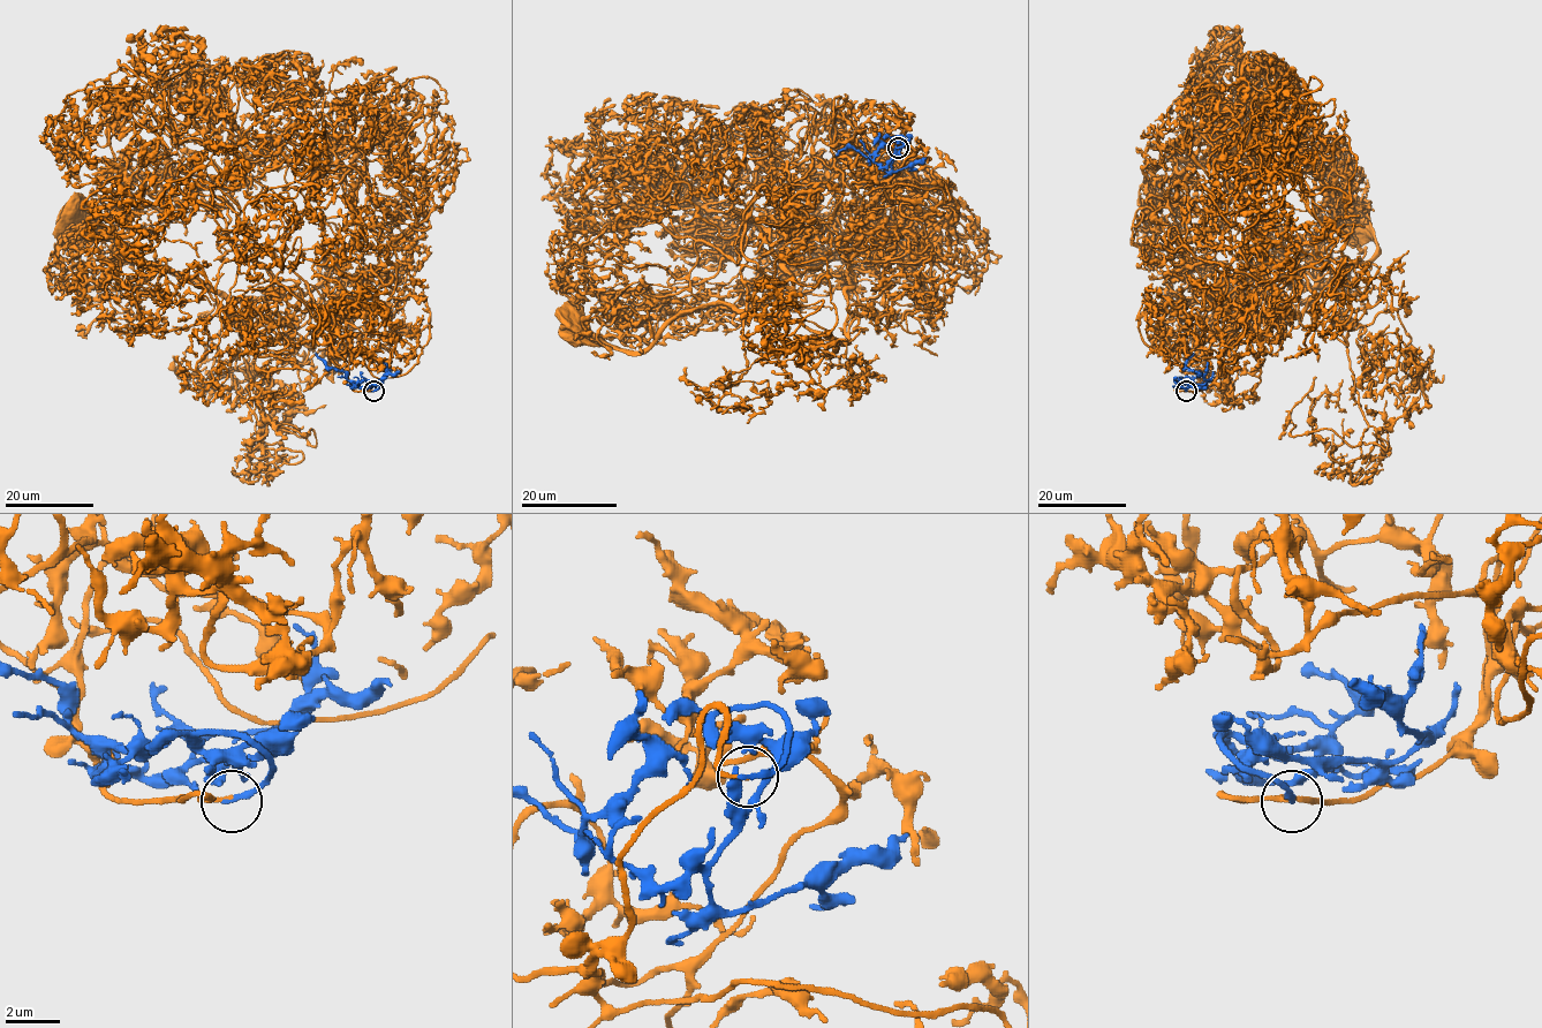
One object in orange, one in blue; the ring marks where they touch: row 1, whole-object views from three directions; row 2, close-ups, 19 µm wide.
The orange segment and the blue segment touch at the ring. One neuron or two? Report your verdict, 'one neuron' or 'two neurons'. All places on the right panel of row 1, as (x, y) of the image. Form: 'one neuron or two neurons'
one neuron

